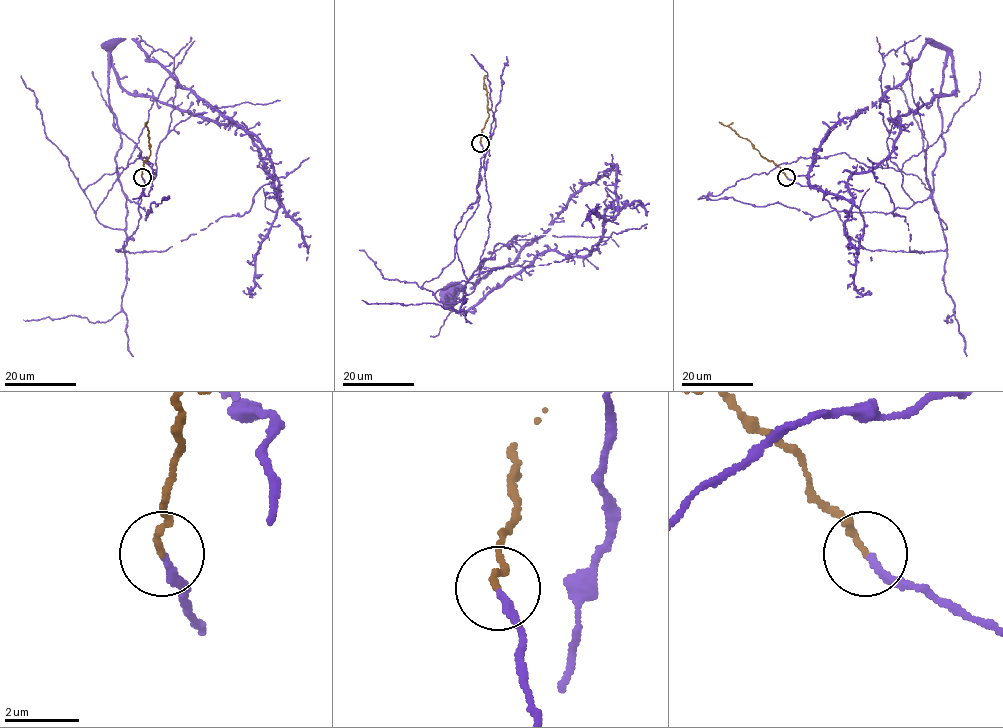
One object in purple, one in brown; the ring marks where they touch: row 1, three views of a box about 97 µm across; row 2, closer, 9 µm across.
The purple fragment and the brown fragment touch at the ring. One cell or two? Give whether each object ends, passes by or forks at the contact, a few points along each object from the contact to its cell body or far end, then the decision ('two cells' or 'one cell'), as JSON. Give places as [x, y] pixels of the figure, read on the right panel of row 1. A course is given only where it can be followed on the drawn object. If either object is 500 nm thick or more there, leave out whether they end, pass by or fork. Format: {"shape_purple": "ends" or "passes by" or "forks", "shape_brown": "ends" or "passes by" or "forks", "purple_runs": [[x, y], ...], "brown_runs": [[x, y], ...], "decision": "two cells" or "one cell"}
{"shape_purple": "ends", "shape_brown": "ends", "purple_runs": [[786, 176], [869, 250], [943, 250], [950, 54], [852, 197], [815, 189], [864, 111]], "brown_runs": [[786, 176], [749, 141], [719, 122]], "decision": "one cell"}

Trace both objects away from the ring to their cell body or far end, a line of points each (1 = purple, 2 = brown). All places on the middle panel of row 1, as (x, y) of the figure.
1: (480, 143), (450, 308), (540, 253), (595, 249), (616, 166), (564, 220)
2: (480, 143), (482, 129), (489, 116), (483, 79), (486, 75)

